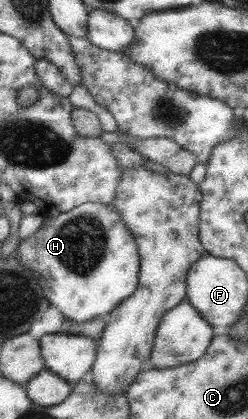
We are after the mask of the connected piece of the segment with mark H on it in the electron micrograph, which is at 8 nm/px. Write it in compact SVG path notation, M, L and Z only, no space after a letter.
M84 203L56 217L45 216L36 233L20 239L16 245L16 260L33 273L41 295L65 319L74 323L90 322L97 315L110 313L135 290L139 270L138 252L126 226L120 222L114 206Z

